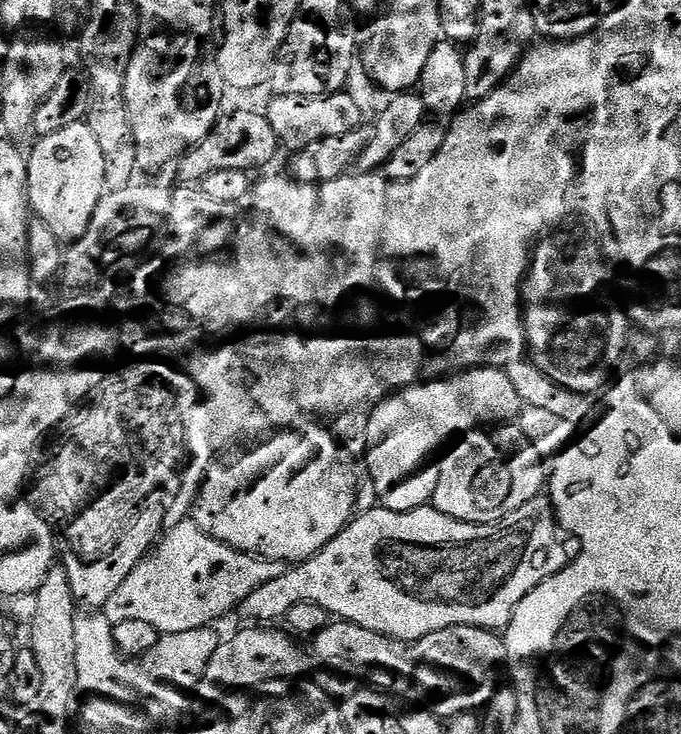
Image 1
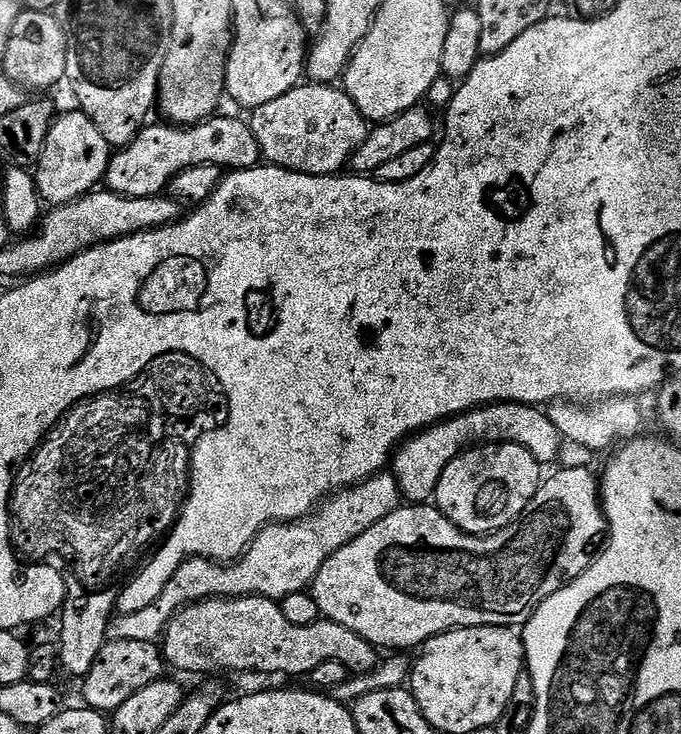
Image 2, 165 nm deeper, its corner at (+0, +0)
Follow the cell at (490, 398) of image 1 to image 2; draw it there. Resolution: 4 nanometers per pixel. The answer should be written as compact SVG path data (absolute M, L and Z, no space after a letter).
M486 404L482 408L471 408L460 416L452 416L449 420L442 420L422 432L415 433L399 445L394 456L394 475L400 487L401 497L408 502L428 502L436 495L436 487L442 478L442 470L450 466L455 456L470 448L487 446L490 444L517 444L531 454L541 466L555 465L560 459L560 448L564 445L564 437L560 435L558 426L550 422L547 411L530 404Z

